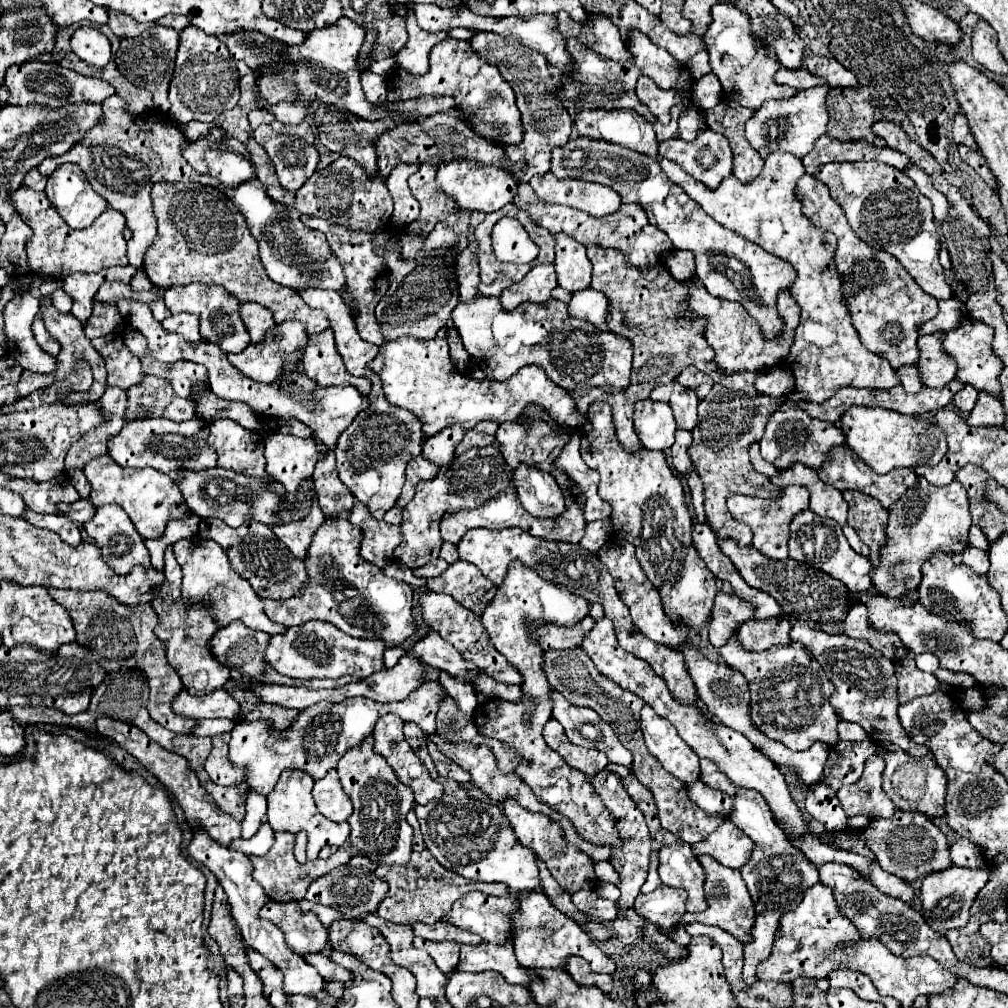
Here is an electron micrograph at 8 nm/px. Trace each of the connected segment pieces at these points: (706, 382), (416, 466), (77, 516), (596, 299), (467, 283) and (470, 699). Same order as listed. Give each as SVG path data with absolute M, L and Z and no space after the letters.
M696 367L684 369L684 371L678 375L676 381L678 381L680 385L690 387L692 391L696 391L696 395L698 395L700 399L704 399L704 397L708 395L708 391L712 389L712 379L710 379L706 373L698 371Z
M420 455L414 457L414 459L408 463L408 467L406 467L406 483L404 483L404 489L402 489L396 505L398 505L398 507L404 507L404 505L410 501L410 497L414 497L414 487L416 487L416 483L418 483L420 479L430 479L430 477L434 477L436 471L438 471L438 467L432 465L430 461L426 461L424 457L420 457Z
M90 497L78 499L78 501L72 503L72 505L62 505L62 503L60 503L58 507L60 507L60 513L62 513L62 515L72 517L72 521L78 523L78 525L90 521L90 517L94 517L94 513L96 513L96 507L92 505Z
M590 287L572 295L572 299L568 303L568 311L576 319L586 319L592 325L598 325L598 329L610 331L608 323L606 323L606 315L610 313L606 295L594 291Z
M472 241L460 255L456 255L456 277L458 277L458 295L462 301L472 301L478 295L478 263L474 259L476 243Z
M440 673L440 683L442 687L446 689L446 693L456 701L458 709L462 709L464 713L472 713L478 705L478 699L476 699L476 693L472 689L470 683L464 683L464 681L458 681L454 677L450 677L448 673Z

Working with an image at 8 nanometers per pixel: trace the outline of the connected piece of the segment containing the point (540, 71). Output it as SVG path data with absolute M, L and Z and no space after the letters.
M476 31L468 39L468 43L474 51L478 51L478 57L490 61L490 65L496 65L500 69L502 77L512 85L512 89L516 93L516 105L522 113L522 123L524 123L526 133L524 133L524 141L520 145L510 145L506 149L506 155L512 161L518 161L518 159L528 161L528 169L518 173L518 179L528 183L532 175L546 173L550 169L550 151L558 145L564 145L572 131L572 119L570 119L568 111L564 109L562 99L558 95L558 81L552 75L548 61L540 53L520 45L512 37Z

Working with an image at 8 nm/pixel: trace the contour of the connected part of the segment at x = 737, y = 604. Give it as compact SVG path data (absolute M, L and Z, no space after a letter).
M718 591L708 624L708 635L712 645L722 647L732 635L732 631L738 629L748 619L752 619L752 607L746 601L742 601L733 593Z

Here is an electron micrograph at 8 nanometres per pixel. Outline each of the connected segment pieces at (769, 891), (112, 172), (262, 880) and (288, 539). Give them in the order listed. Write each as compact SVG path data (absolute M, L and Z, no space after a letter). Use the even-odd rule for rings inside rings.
M706 759L700 761L700 773L702 773L700 779L708 787L730 795L730 799L732 799L730 821L754 841L754 851L750 855L750 861L740 869L746 885L748 885L748 891L752 895L754 907L756 907L756 923L752 927L754 941L750 945L746 945L744 969L742 969L742 979L746 985L750 985L752 981L756 981L758 963L764 961L772 951L772 945L774 945L774 939L778 933L778 921L784 917L784 913L794 909L794 905L798 905L798 901L802 901L806 889L810 889L812 885L818 883L818 871L810 861L806 861L806 857L802 857L802 853L798 853L798 849L794 849L788 835L776 825L764 797L758 791L736 787L728 777L724 777L718 771L718 767L712 761L706 761Z
M112 95L102 101L102 119L86 131L86 137L74 147L58 157L46 157L38 171L42 175L50 175L62 163L76 163L86 173L92 189L108 201L108 205L126 217L126 225L132 231L128 239L128 263L132 267L142 267L146 249L154 243L156 237L156 217L152 213L150 189L154 183L204 183L210 187L220 187L220 183L212 177L196 173L190 163L182 157L182 149L186 149L188 139L182 135L178 127L164 127L166 115L156 109L142 113L140 117L130 117L126 113L126 103Z
M276 833L276 843L274 847L270 849L268 855L264 857L250 857L252 863L254 863L254 871L252 871L252 877L266 889L268 897L272 901L282 901L282 903L288 903L288 901L300 901L304 895L306 895L306 889L312 881L316 881L318 877L330 873L332 869L348 863L348 859L352 857L350 851L344 851L342 847L332 855L328 857L326 861L322 859L314 859L314 861L306 861L306 863L298 863L294 859L294 835L292 833Z
M314 499L310 513L302 521L292 521L286 525L272 525L272 531L298 559L306 559L306 549L312 541L314 531L322 525L322 521L324 521L324 513L318 505L318 499Z

